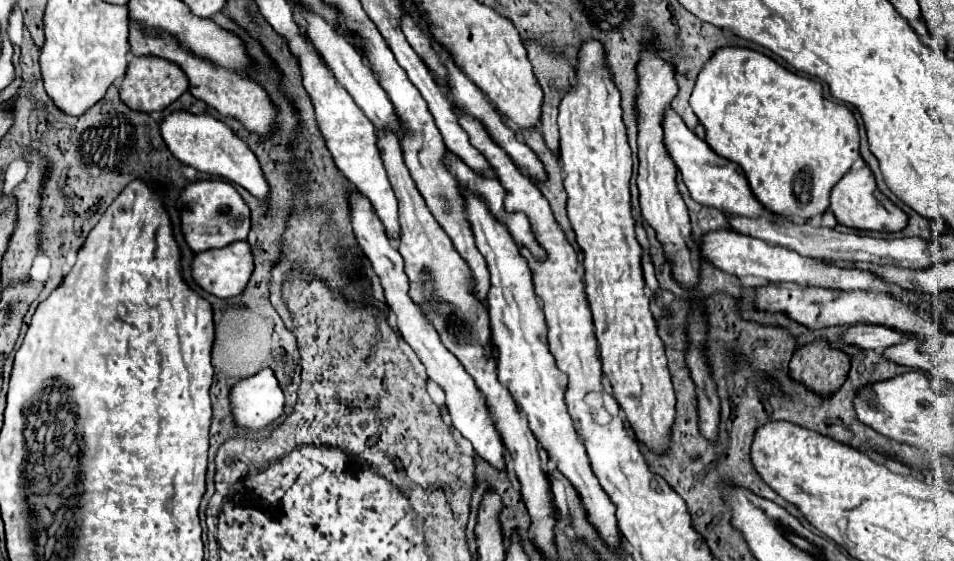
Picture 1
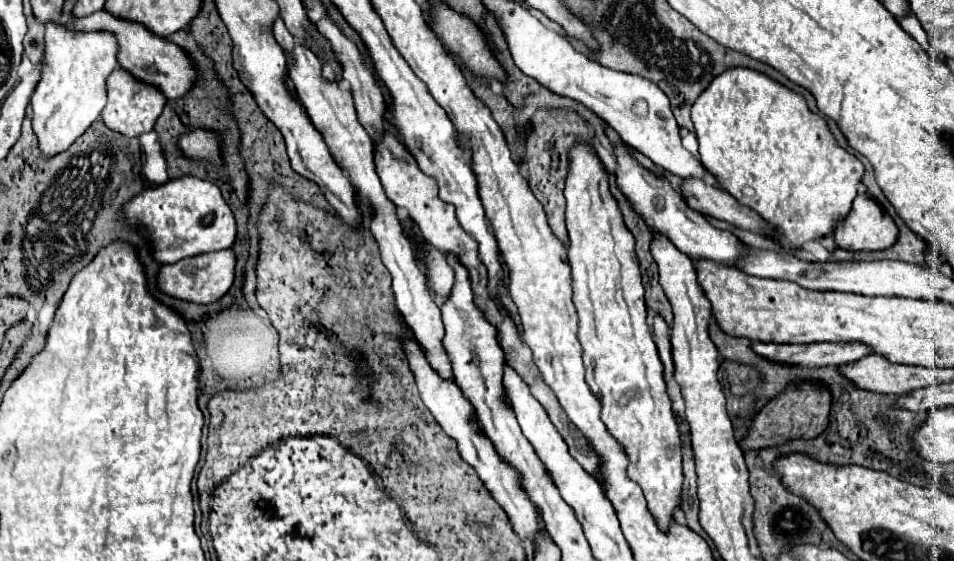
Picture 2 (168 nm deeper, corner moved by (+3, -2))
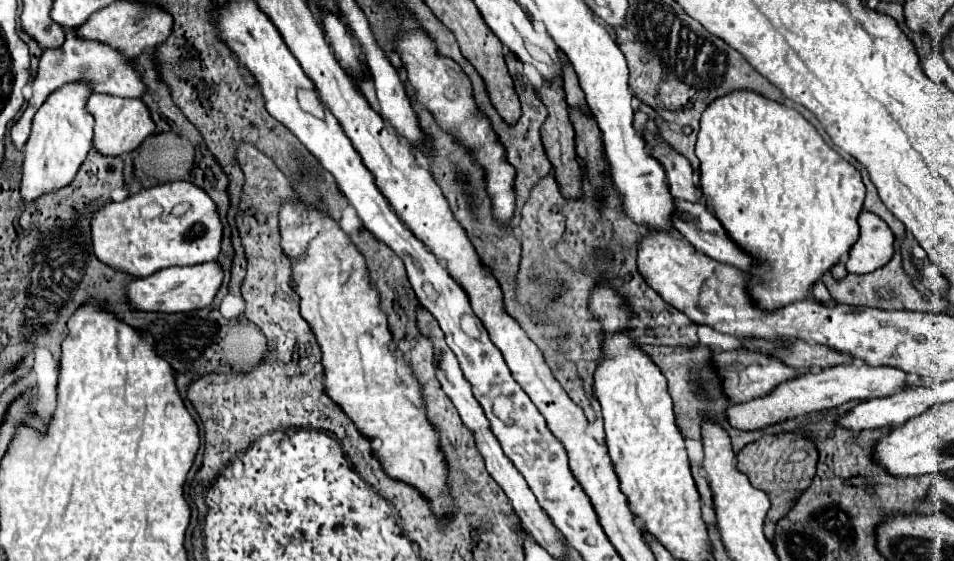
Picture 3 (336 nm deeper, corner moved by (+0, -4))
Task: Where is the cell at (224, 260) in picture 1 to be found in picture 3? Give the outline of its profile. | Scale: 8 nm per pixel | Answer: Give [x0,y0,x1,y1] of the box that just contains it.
[127,262,223,312]

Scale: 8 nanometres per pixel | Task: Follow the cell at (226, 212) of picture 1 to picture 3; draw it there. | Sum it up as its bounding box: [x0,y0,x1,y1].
[91,182,223,278]

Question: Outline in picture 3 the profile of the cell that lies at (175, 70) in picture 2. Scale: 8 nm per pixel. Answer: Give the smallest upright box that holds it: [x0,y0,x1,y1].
[11,28,147,150]

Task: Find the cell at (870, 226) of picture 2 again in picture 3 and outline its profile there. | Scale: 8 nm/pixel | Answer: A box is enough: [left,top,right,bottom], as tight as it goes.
[845,210,895,274]

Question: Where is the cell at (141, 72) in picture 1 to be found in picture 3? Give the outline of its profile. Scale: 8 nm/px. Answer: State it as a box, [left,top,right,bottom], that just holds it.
[87,94,155,156]

